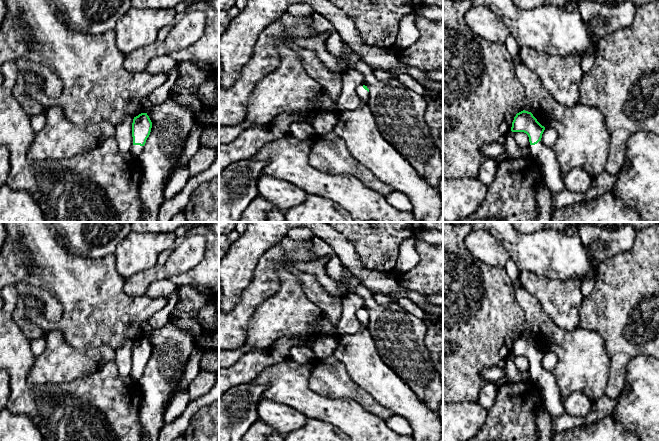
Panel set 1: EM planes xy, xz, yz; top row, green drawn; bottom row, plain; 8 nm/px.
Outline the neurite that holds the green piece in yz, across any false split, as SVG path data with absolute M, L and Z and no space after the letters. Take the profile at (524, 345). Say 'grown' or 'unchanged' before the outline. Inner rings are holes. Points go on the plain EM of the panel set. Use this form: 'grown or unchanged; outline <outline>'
grown; outline M525 334L516 338L511 351L512 356L524 356L528 359L529 373L541 391L544 406L552 417L557 417L565 413L563 398L552 372L545 370L541 365L544 354L545 351L533 338Z

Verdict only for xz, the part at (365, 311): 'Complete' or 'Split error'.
Split error

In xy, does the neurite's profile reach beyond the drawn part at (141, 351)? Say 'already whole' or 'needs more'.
needs more

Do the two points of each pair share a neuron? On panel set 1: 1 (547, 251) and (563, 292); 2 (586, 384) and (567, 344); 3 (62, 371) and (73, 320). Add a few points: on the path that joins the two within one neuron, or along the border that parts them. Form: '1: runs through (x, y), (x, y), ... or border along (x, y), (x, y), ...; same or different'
1: border along (535, 274), (553, 280), (574, 277), (582, 280); different
2: runs through (586, 374), (582, 359), (577, 354); same
3: border along (59, 330), (74, 347), (91, 348); different

